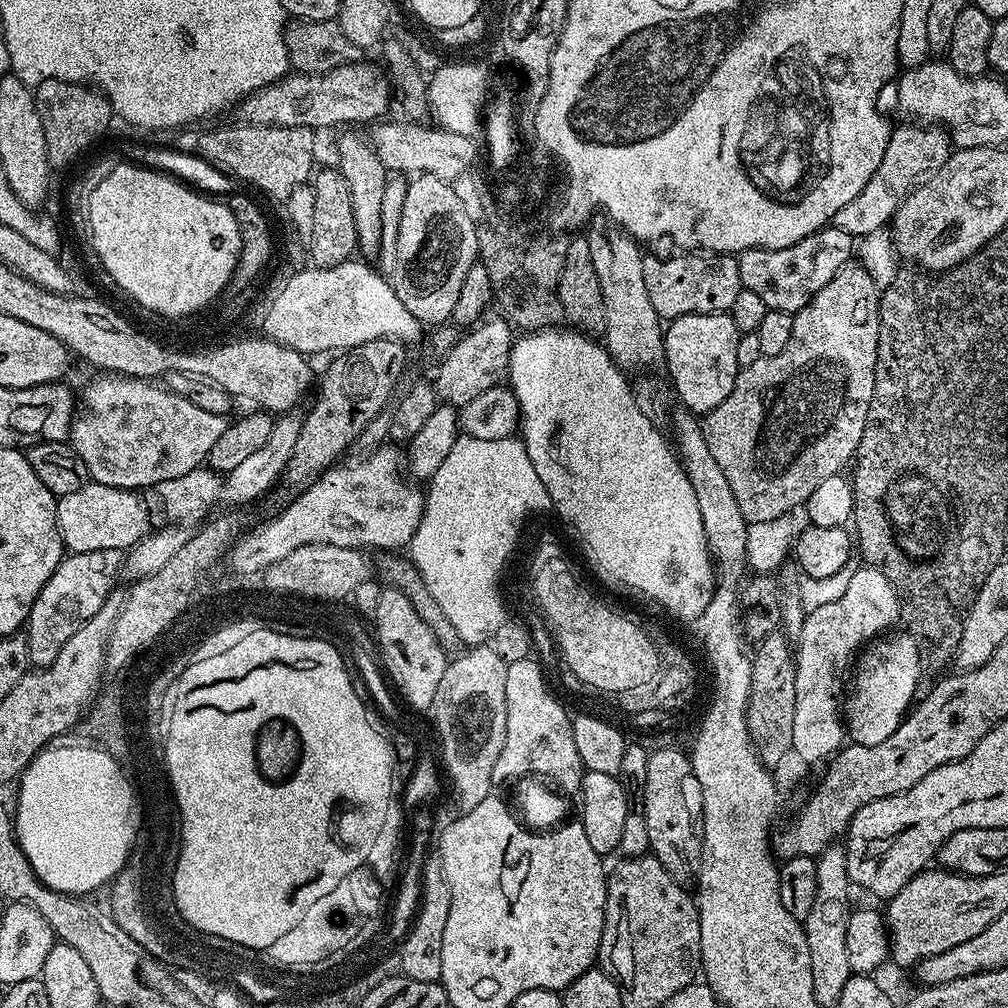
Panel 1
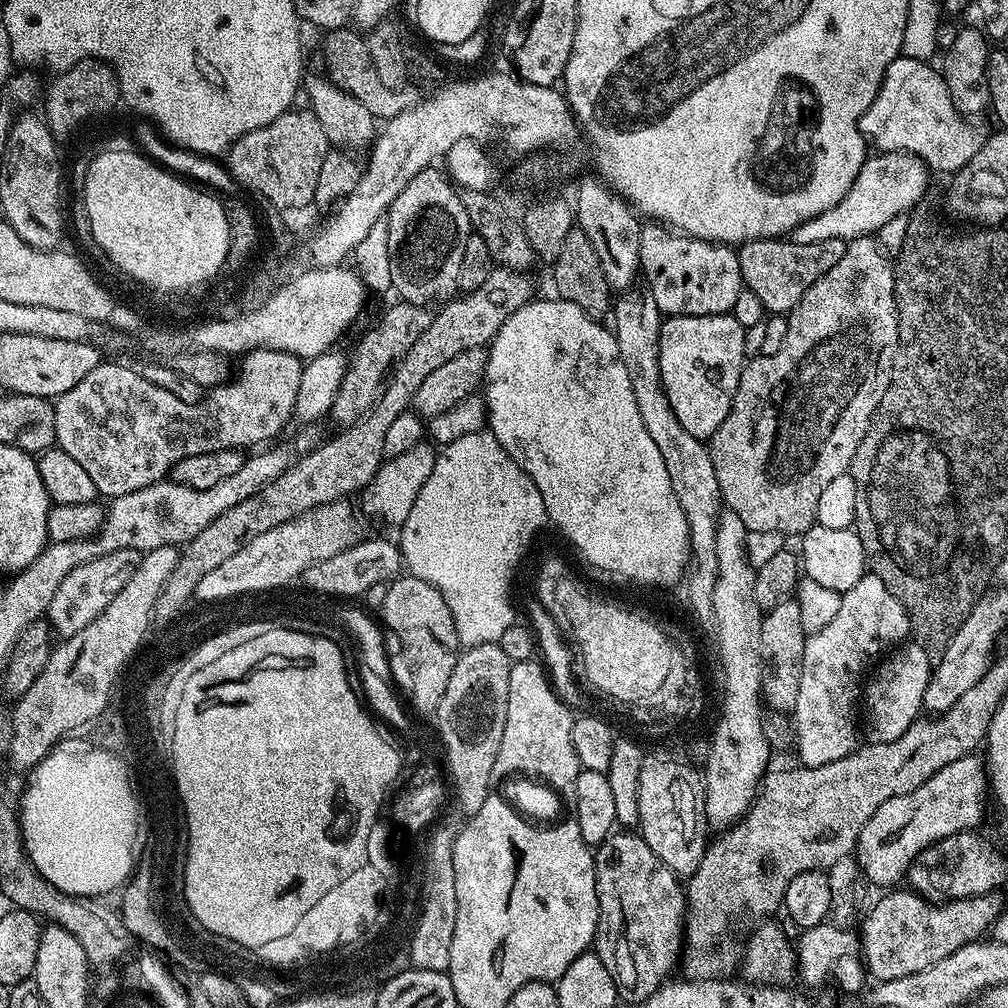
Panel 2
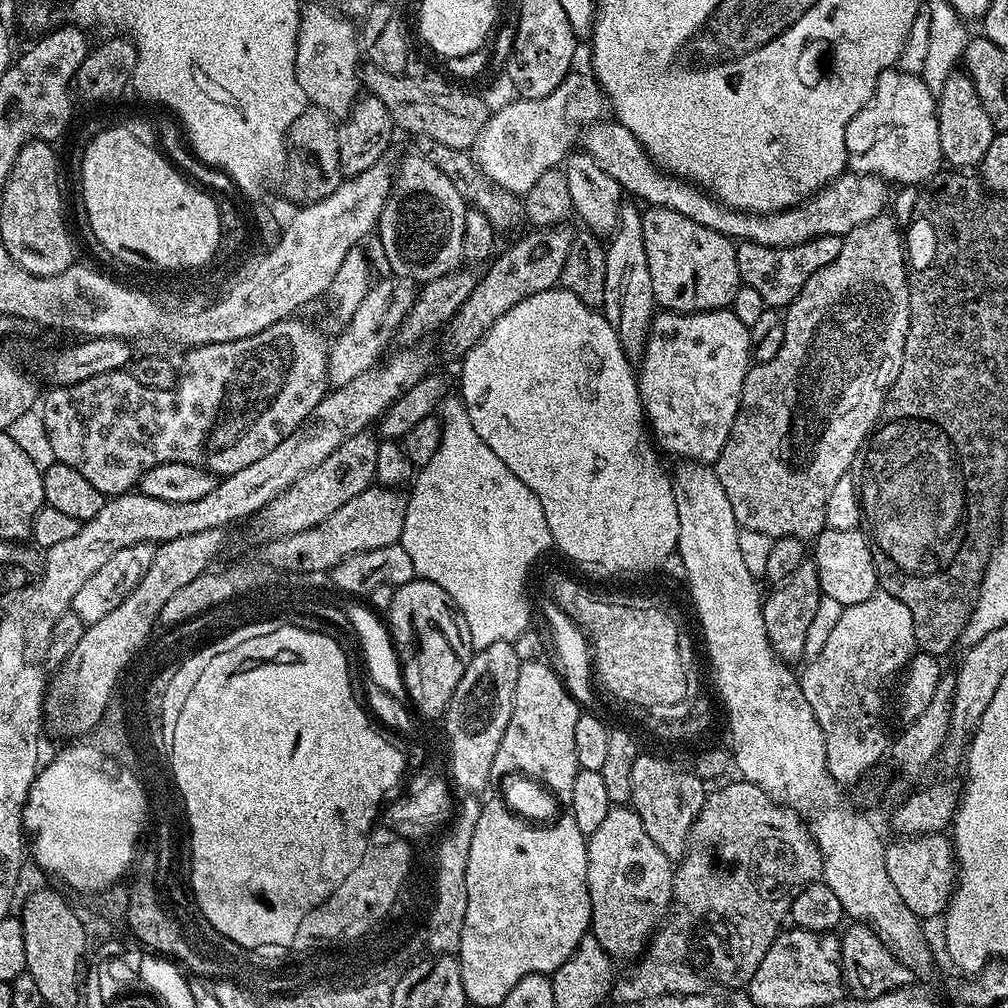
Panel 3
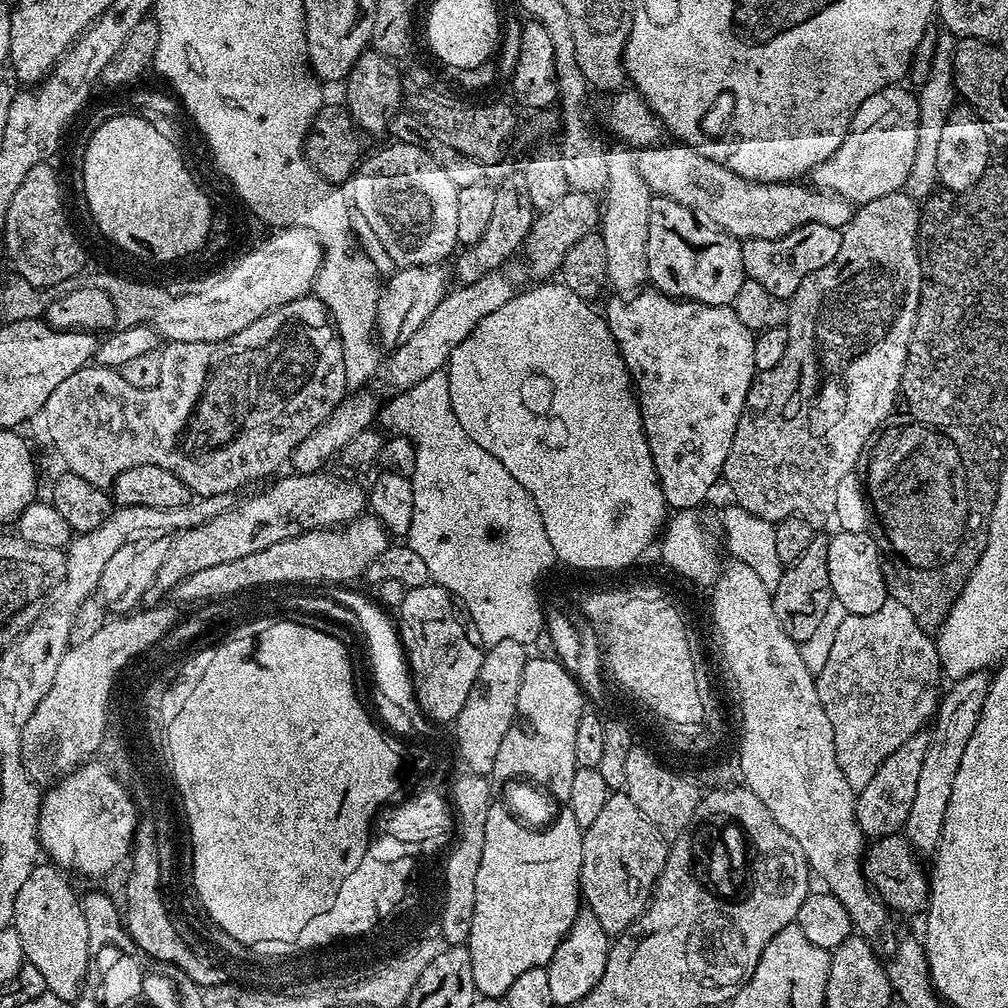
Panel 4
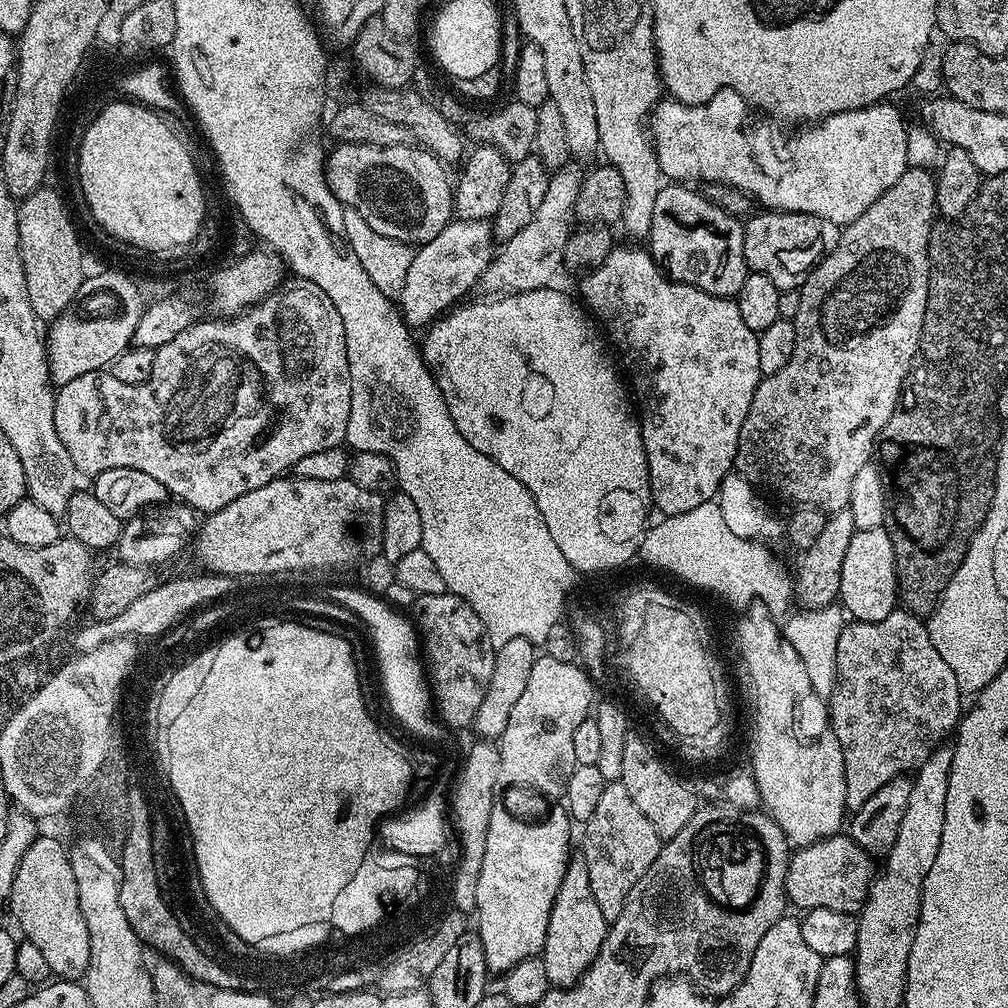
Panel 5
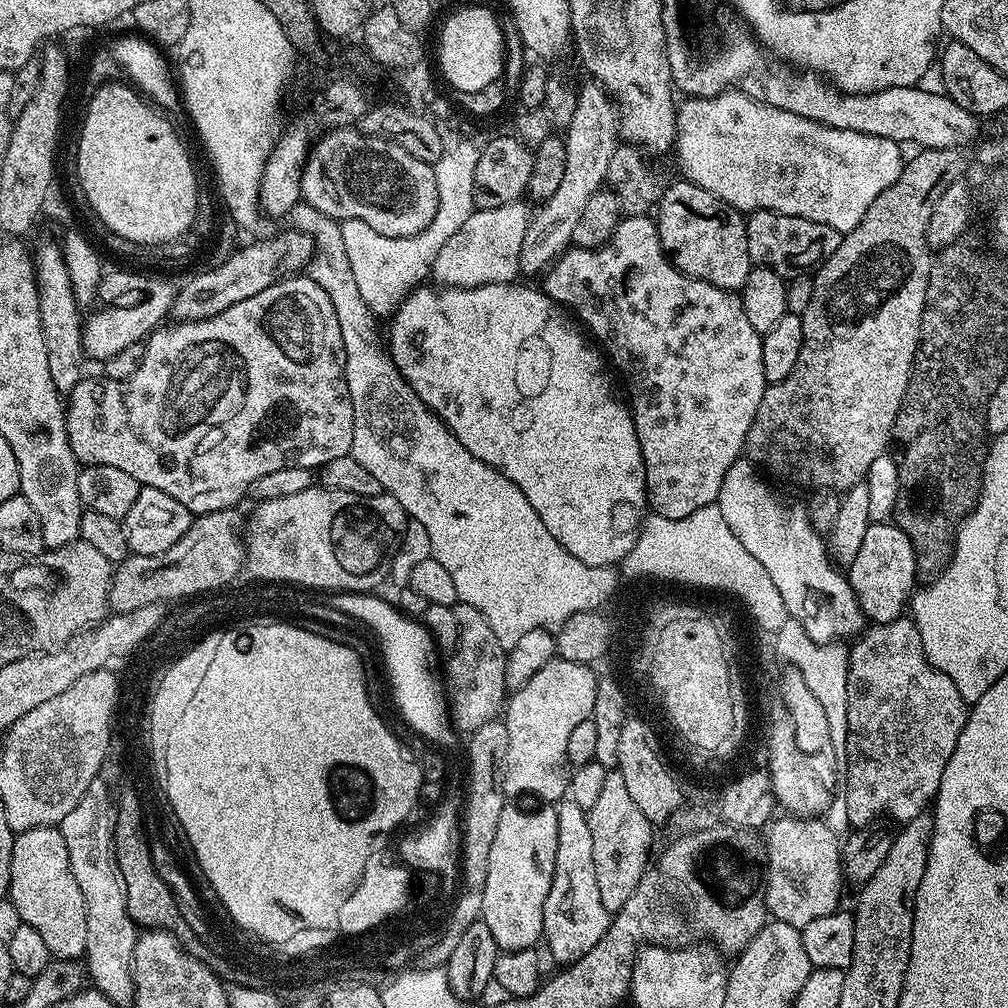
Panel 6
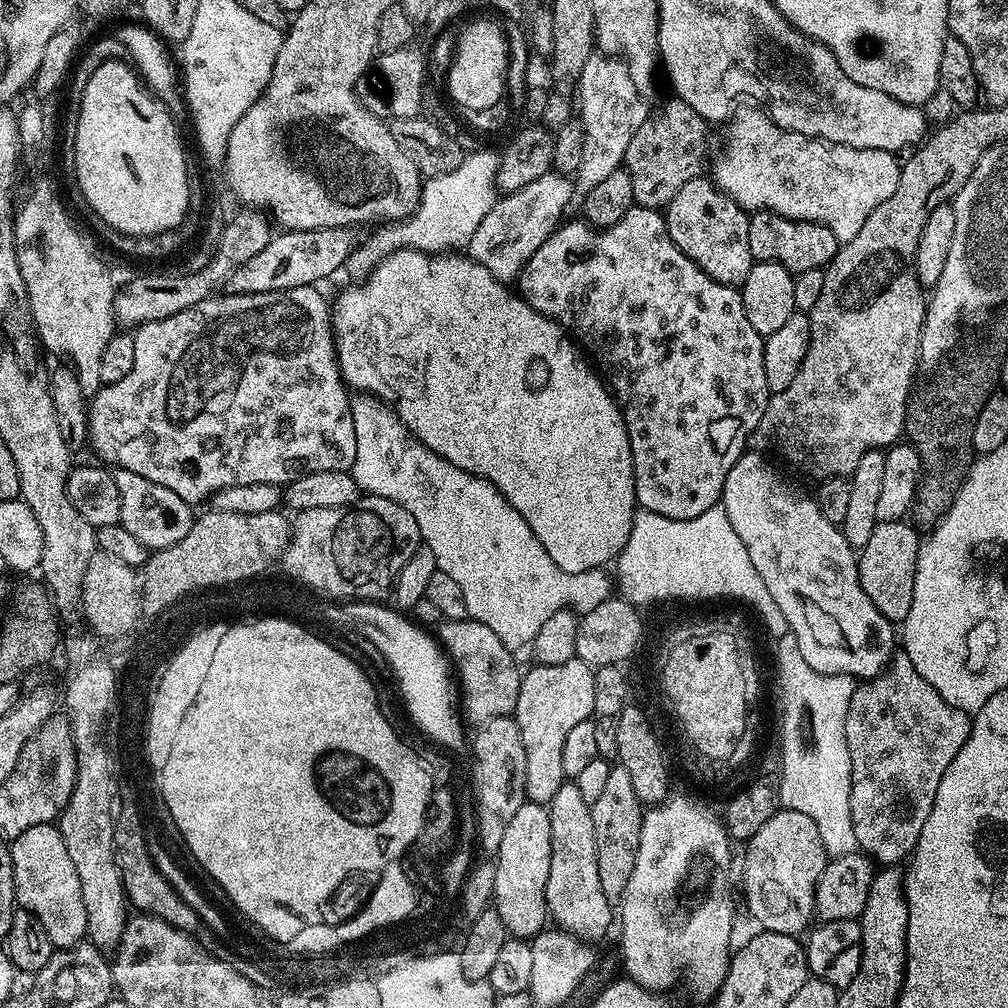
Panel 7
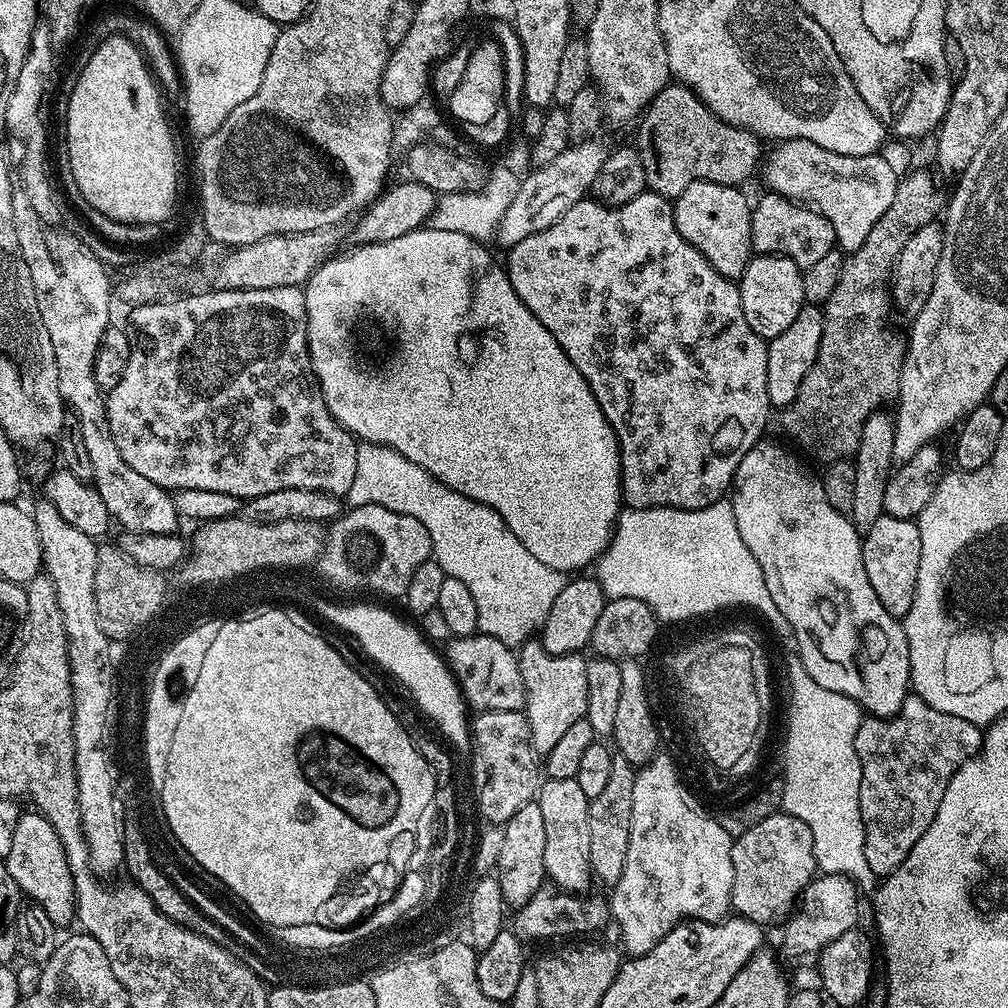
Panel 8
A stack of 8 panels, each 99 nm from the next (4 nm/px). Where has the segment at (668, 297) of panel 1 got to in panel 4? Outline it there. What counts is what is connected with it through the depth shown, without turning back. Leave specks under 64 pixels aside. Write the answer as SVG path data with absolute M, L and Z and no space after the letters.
M653 195L650 202L650 234L646 246L646 258L648 279L655 291L665 292L677 300L692 300L696 304L731 305L734 294L738 294L738 289L742 287L742 282L746 278L740 245L741 241L735 236L721 232L711 224L698 222L698 218L694 218L694 214L686 210L686 206L678 206L678 202L665 196Z

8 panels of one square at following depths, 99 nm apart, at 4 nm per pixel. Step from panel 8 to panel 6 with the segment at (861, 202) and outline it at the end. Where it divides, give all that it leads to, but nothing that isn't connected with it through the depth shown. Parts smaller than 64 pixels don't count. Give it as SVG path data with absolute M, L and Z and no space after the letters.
M729 90L717 96L693 96L676 109L676 142L674 153L680 163L679 175L702 190L710 190L714 198L729 204L741 214L770 210L810 218L834 226L838 233L849 232L862 222L862 214L870 210L870 202L900 177L905 162L899 157L899 144L890 138L862 134L854 130L838 130L825 124L790 114L790 110L763 104L745 92Z

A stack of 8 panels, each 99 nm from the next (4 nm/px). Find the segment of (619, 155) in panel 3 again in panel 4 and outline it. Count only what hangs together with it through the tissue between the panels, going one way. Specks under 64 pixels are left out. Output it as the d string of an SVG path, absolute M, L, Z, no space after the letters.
M687 143L673 145L673 148L641 148L635 153L638 174L642 174L646 186L650 186L655 195L670 198L678 202L678 206L686 206L698 222L711 224L741 242L750 238L782 238L790 234L790 230L798 230L798 226L807 224L834 226L842 230L852 221L852 201L838 194L815 186L803 188L800 182L755 184Z

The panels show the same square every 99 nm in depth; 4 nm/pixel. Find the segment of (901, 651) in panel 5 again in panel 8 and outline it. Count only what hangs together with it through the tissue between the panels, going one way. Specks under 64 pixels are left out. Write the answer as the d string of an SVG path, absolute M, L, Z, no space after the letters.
M915 694L905 698L894 716L869 715L861 719L854 740L862 766L858 802L864 823L866 862L876 877L889 876L906 862L914 842L934 822L938 802L942 802L950 778L971 756L980 753L983 741L981 725L966 722L966 718L954 718L954 714L942 714L942 710L926 706Z

